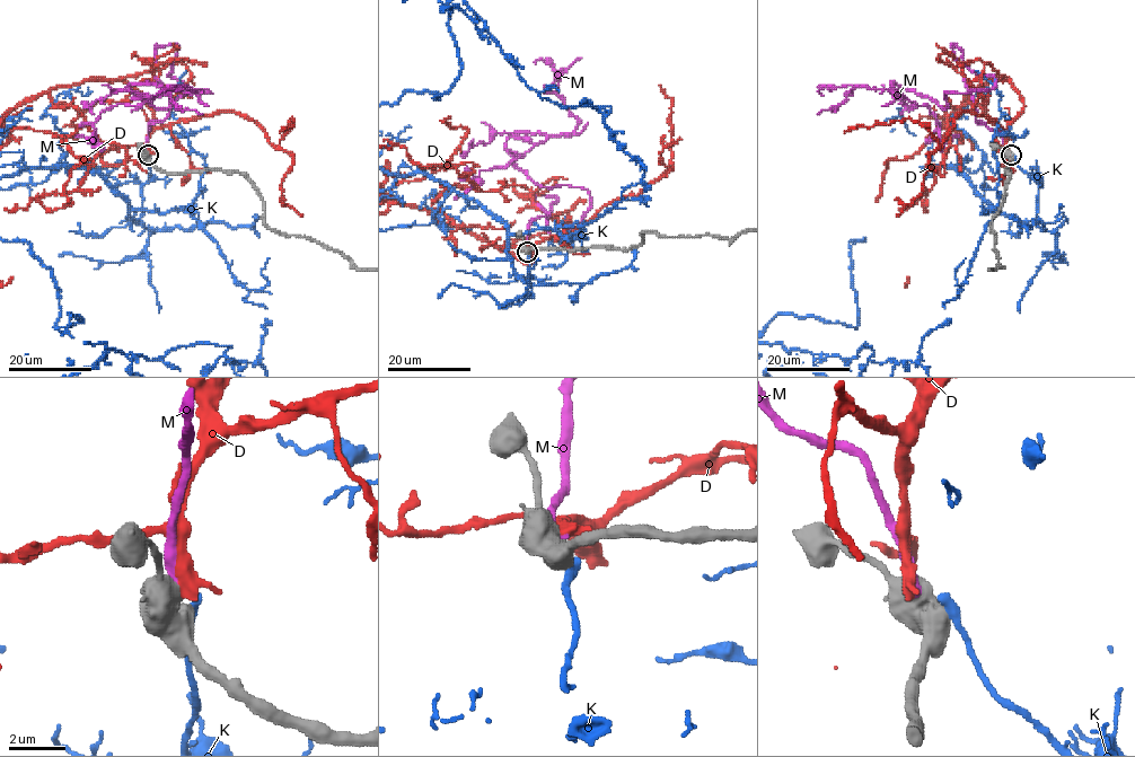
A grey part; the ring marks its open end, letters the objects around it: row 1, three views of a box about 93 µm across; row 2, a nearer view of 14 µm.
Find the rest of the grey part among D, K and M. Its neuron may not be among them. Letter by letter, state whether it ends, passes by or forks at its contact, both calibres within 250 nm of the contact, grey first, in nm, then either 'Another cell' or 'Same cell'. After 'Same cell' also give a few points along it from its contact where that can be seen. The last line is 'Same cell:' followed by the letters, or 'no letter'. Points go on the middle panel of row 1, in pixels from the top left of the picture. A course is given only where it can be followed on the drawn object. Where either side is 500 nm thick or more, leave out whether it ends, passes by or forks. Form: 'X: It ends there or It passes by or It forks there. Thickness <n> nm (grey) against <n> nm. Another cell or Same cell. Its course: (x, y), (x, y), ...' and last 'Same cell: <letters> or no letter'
D: Thickness 550 nm (grey) against 380 nm. Another cell
K: Thickness 750 nm (grey) against 400 nm. Another cell
M: Thickness 550 nm (grey) against 360 nm. Another cell
Same cell: no letter

